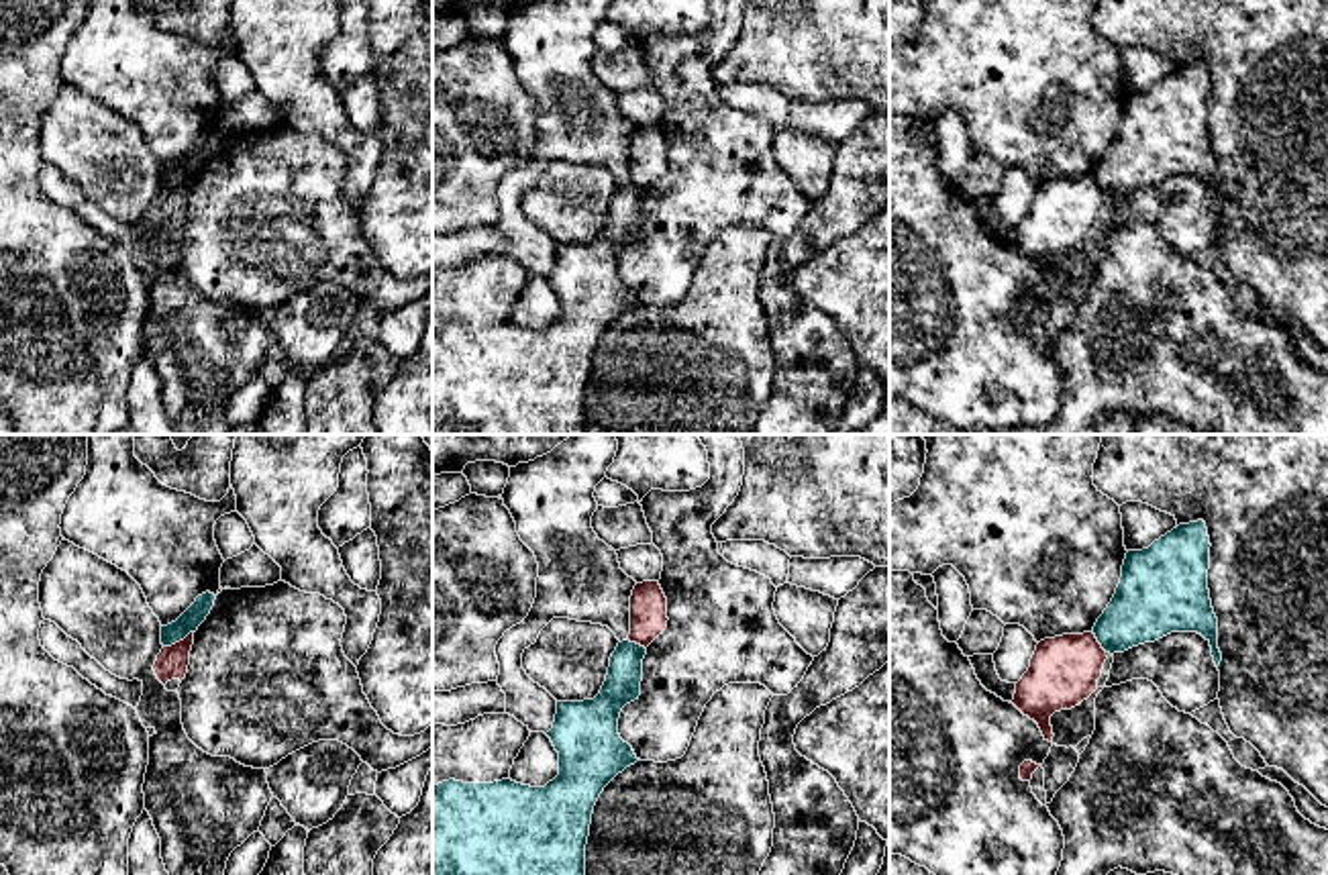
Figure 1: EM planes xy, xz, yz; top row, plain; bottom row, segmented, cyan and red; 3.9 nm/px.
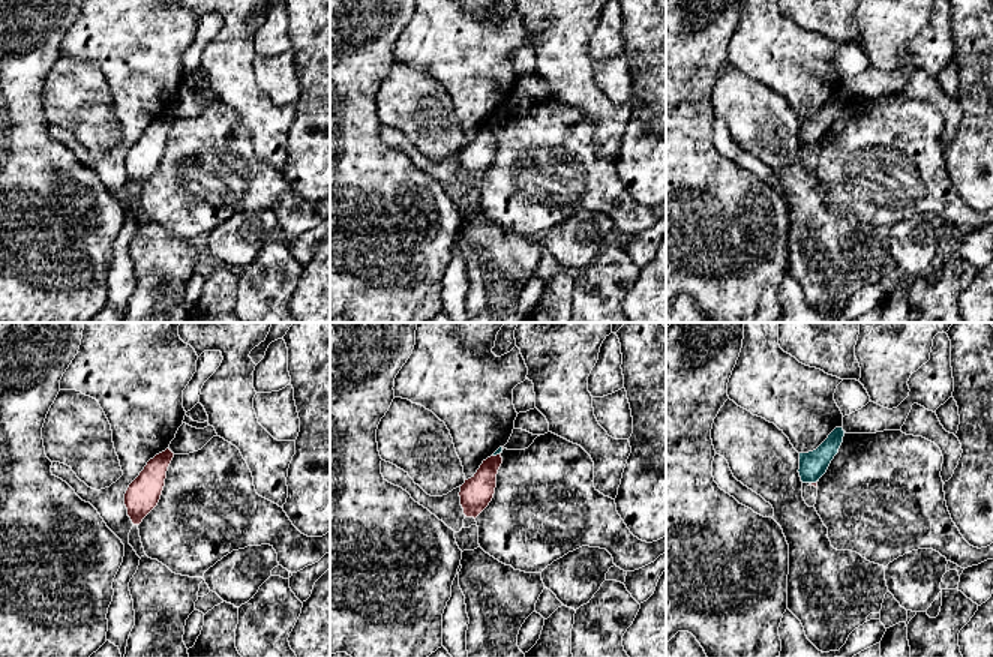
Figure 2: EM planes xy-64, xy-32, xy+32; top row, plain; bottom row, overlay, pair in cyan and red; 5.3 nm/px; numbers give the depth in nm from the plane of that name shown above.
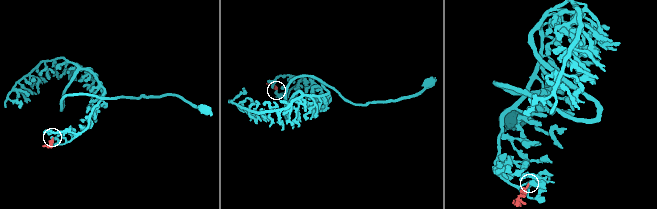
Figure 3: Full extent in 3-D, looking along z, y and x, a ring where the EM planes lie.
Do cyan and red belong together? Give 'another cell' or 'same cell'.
another cell

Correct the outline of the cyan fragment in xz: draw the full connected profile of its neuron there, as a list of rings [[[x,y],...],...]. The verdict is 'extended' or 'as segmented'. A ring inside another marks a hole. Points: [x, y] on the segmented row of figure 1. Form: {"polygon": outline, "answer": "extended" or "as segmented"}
{"polygon": [[[622,640],[610,657],[600,693],[557,702],[547,732],[559,753],[559,775],[545,787],[512,779],[494,783],[443,781],[432,787],[432,875],[585,875],[585,844],[594,806],[604,787],[639,759],[618,734],[626,704],[639,700],[647,649]]], "answer": "as segmented"}

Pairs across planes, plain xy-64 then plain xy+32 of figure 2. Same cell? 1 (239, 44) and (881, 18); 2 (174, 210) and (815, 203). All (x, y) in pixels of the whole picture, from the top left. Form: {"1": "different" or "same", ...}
{"1": "same", "2": "different"}

